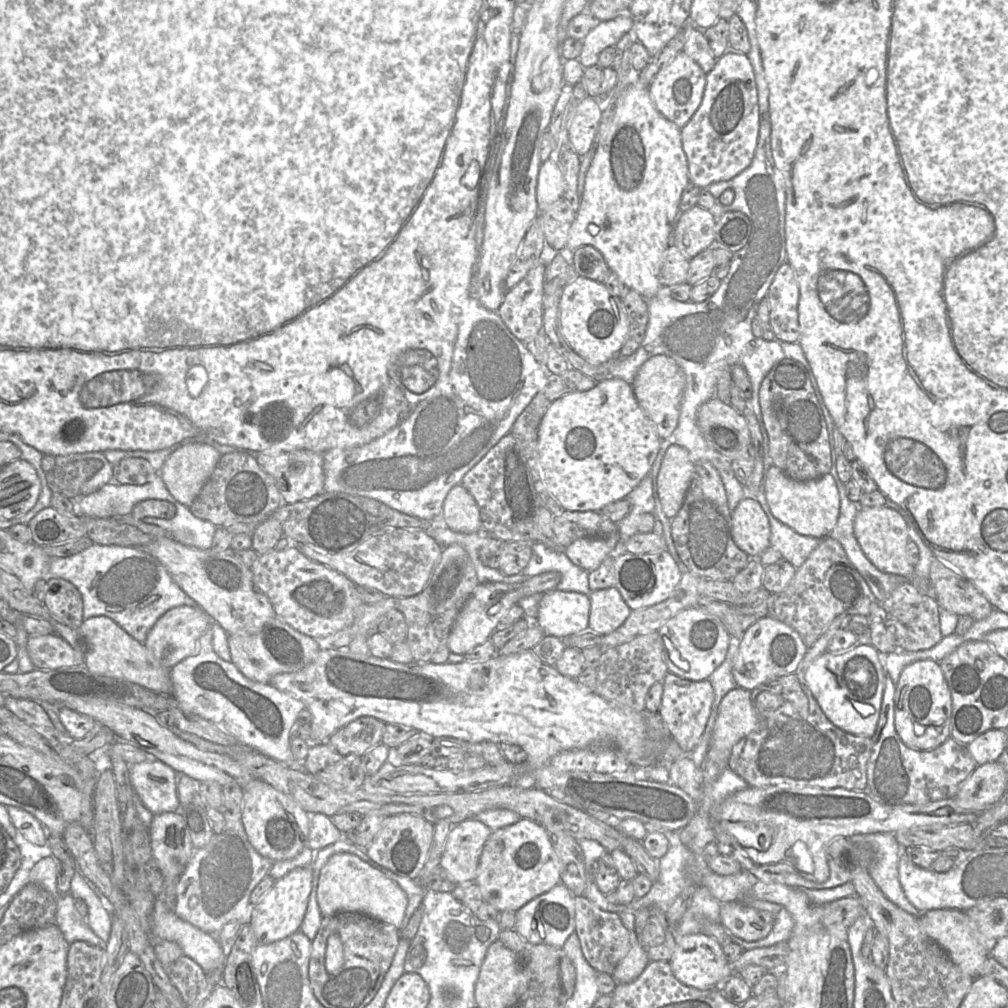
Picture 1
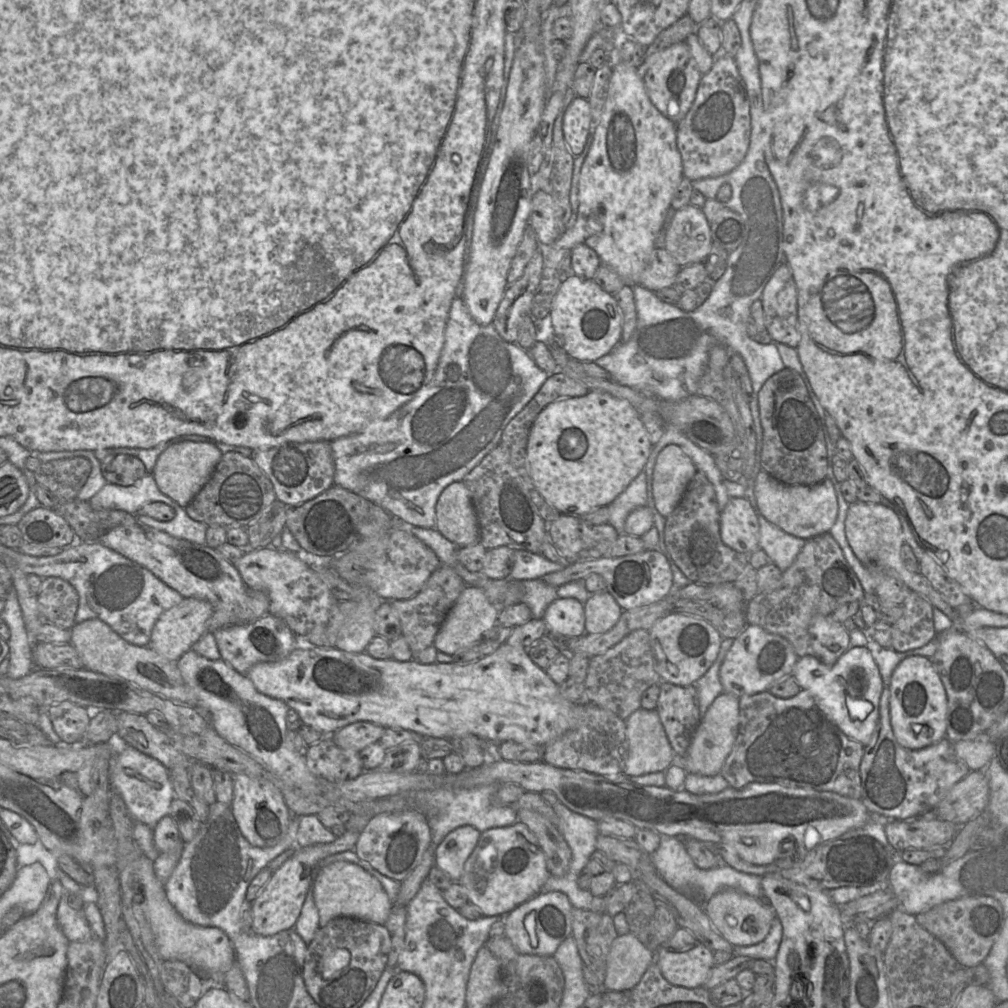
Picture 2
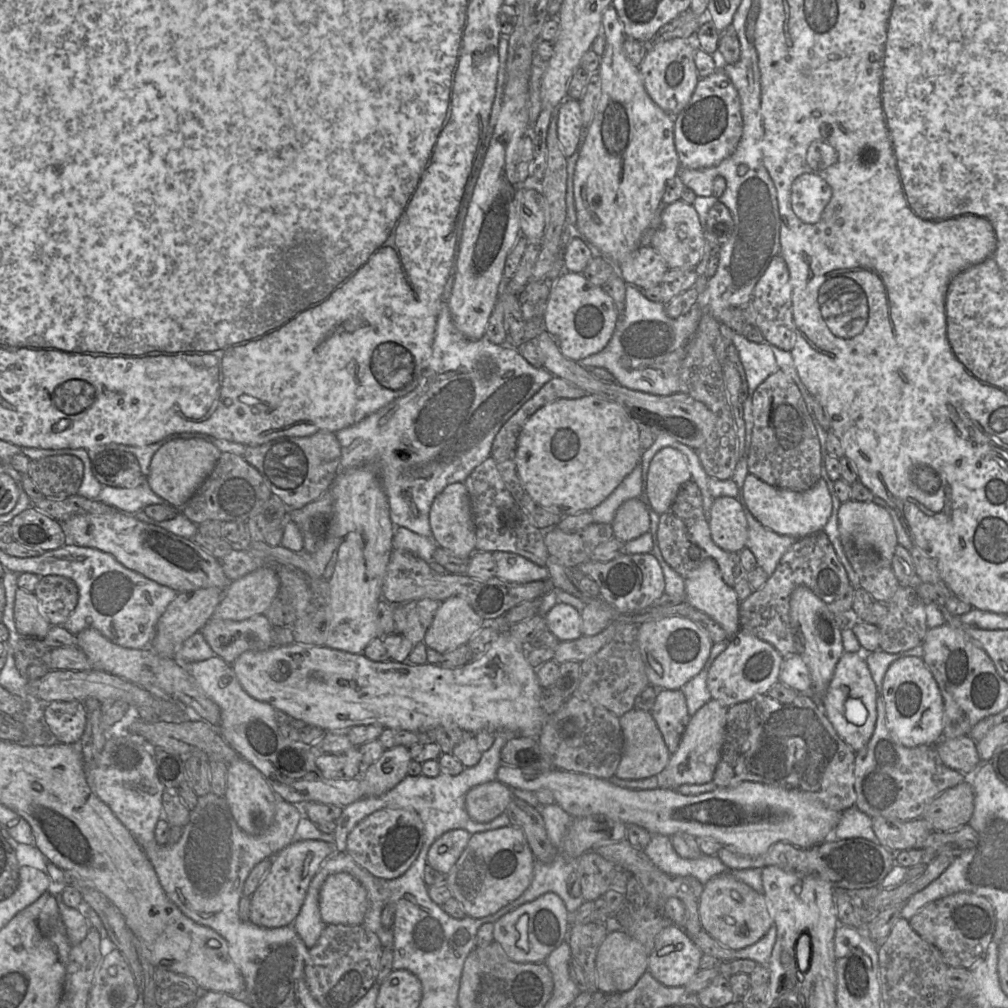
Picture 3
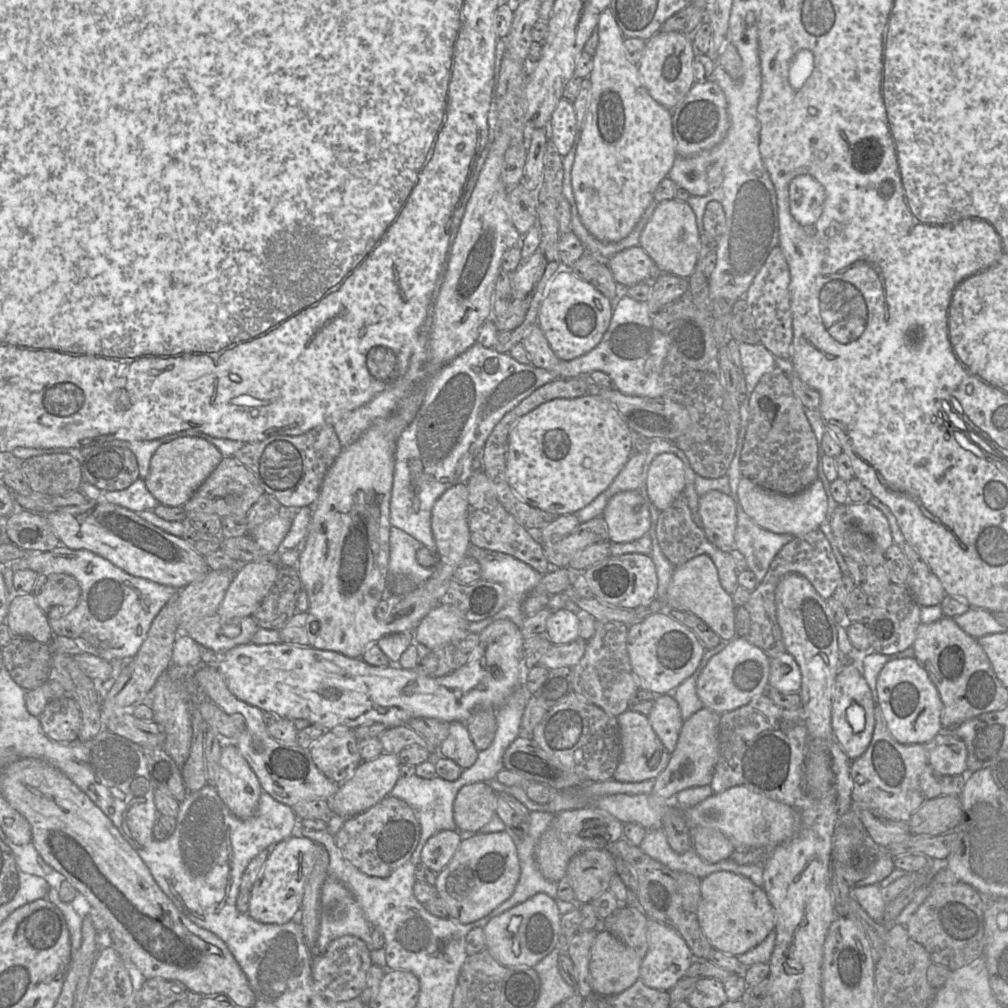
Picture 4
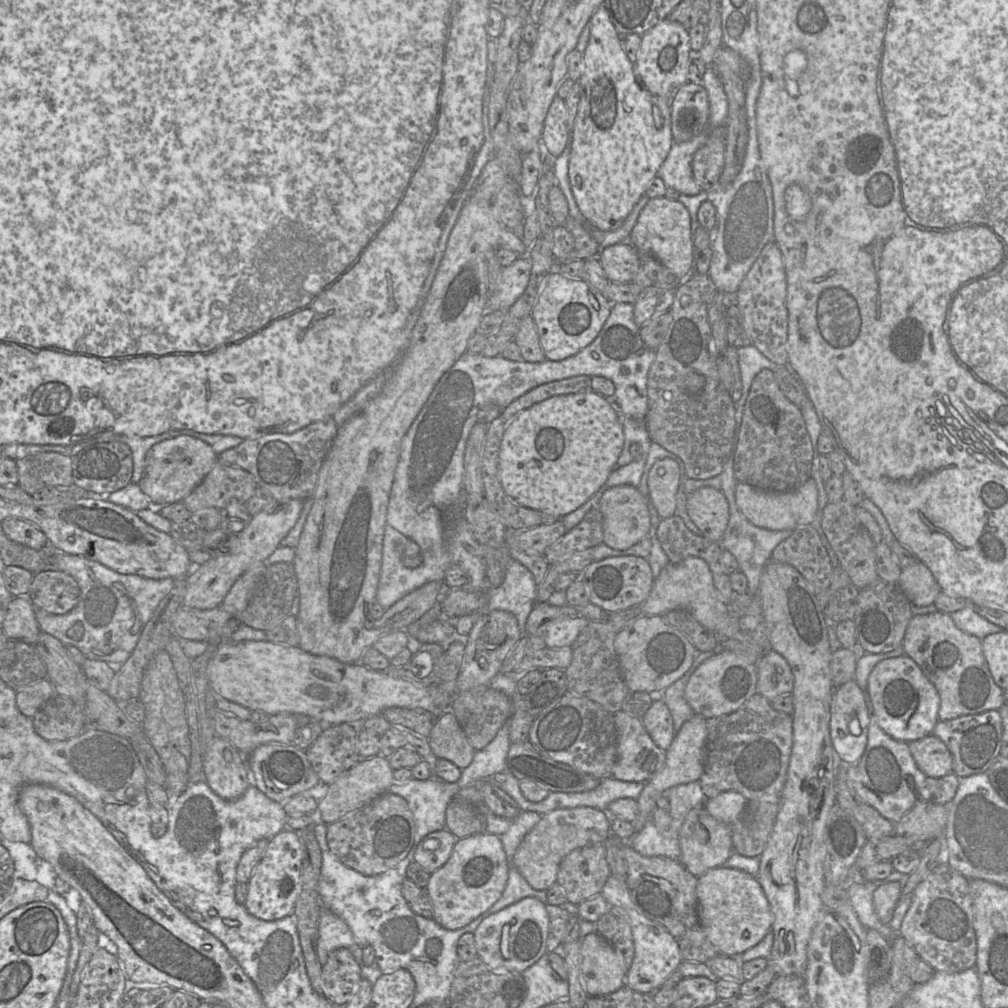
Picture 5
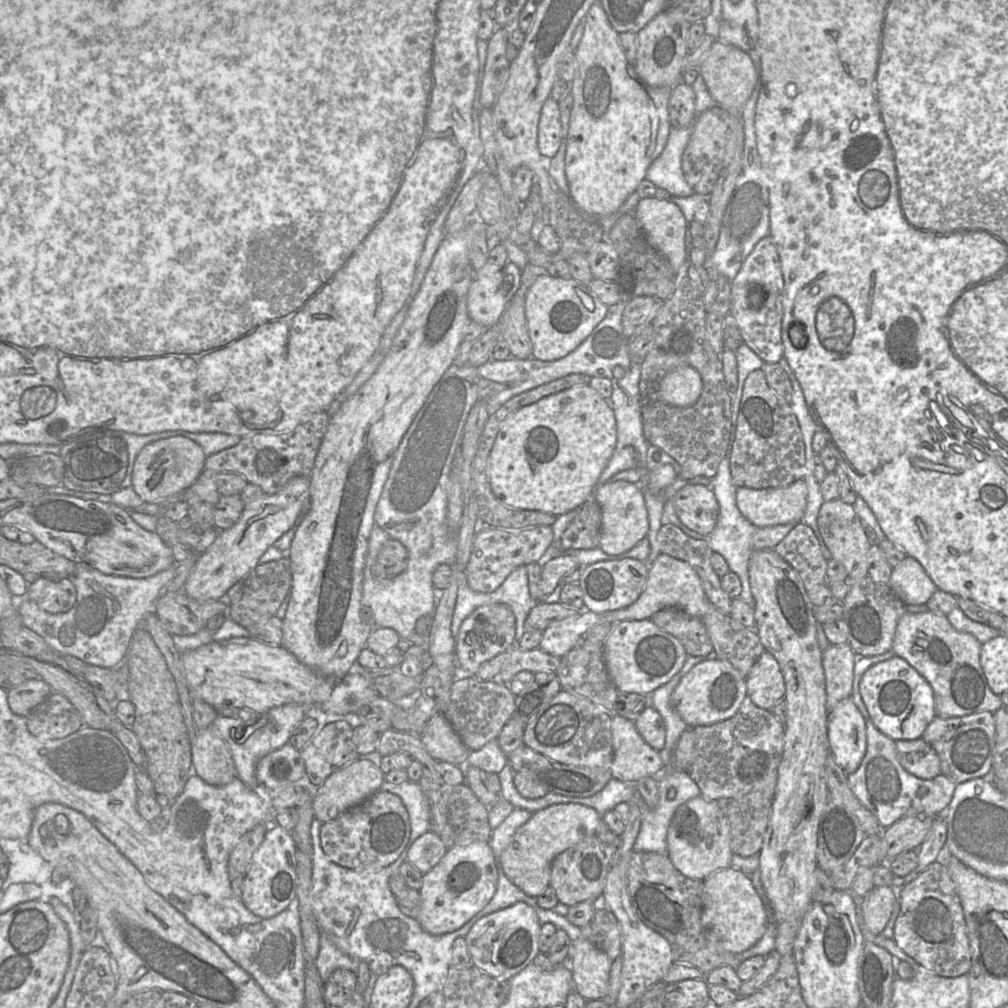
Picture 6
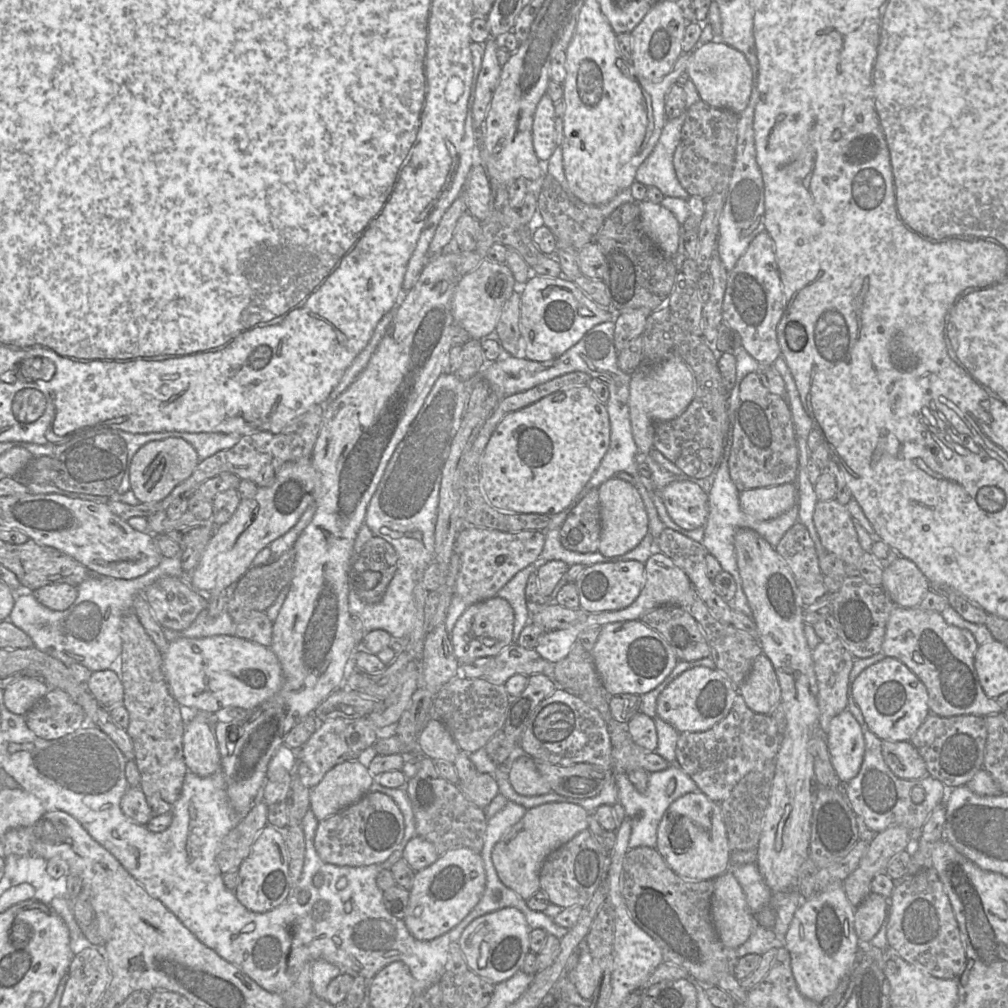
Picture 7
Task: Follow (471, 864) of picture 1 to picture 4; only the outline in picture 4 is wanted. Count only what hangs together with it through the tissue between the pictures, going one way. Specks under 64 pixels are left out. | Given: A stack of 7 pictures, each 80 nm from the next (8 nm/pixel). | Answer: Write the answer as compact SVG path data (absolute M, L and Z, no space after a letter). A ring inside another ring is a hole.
M442 830L428 838L421 851L421 863L435 873L440 872L452 859L461 843L457 830Z

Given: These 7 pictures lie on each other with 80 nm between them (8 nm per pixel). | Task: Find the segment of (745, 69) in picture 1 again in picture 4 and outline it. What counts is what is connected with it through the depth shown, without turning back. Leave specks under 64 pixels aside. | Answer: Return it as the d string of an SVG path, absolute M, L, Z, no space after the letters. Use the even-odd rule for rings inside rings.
M711 79L695 82L671 114L675 151L681 157L691 157L717 146L730 127L726 96L720 86Z

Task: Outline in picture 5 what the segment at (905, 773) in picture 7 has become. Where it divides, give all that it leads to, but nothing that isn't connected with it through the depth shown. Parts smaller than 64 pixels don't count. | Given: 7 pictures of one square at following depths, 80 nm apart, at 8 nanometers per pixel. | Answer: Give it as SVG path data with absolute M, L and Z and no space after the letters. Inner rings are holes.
M935 735L911 741L908 746L916 765L925 775L942 777L952 773L952 755Z

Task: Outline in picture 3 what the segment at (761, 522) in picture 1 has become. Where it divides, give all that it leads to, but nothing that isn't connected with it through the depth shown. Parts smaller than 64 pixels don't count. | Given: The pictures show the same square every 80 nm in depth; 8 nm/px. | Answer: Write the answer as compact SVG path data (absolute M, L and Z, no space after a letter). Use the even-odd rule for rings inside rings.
M734 497L714 498L707 516L713 542L728 552L746 548L748 525L742 504Z

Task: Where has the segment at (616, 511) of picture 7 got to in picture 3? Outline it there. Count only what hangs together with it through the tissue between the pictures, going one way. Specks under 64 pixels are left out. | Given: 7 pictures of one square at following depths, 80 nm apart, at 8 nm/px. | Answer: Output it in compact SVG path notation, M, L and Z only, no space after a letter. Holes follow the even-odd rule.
M640 498L624 502L611 523L614 538L629 542L650 531L650 515Z

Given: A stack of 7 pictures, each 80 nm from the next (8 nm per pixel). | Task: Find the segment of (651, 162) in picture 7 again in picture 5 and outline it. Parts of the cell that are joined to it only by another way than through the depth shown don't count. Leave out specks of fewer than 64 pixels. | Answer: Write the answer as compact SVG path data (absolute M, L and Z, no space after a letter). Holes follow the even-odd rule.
M707 131L694 136L685 142L673 142L671 149L660 166L657 177L661 178L669 188L680 194L696 195L701 188L695 182L692 173L692 158L695 152L707 141Z

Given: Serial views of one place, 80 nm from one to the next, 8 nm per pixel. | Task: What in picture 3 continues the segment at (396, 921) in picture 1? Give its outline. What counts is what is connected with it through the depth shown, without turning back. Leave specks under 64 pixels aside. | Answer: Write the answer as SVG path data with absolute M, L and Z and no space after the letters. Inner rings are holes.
M346 872L329 875L319 891L324 924L361 925L368 910L365 888Z

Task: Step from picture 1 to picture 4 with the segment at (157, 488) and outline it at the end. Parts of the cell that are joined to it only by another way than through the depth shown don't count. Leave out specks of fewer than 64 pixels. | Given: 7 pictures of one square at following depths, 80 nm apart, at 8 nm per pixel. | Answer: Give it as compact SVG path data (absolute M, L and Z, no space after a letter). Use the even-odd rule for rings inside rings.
M138 478L128 488L120 491L102 491L105 501L127 508L133 512L154 510L158 500L149 492L145 479Z

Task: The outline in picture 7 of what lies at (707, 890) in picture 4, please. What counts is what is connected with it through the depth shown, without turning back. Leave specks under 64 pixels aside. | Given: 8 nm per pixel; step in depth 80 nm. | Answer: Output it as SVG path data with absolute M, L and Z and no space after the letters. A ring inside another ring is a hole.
M730 871L713 880L711 920L720 941L737 949L748 940L754 915L750 912L745 894Z

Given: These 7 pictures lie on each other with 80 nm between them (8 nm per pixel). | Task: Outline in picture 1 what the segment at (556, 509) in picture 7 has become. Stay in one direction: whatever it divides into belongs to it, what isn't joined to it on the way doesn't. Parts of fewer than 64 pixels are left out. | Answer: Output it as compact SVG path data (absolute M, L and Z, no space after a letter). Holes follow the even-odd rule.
M608 378L590 390L568 393L550 405L538 429L534 483L540 481L563 510L601 511L611 503L624 500L649 475L661 441L654 424L638 404L632 385L620 378Z

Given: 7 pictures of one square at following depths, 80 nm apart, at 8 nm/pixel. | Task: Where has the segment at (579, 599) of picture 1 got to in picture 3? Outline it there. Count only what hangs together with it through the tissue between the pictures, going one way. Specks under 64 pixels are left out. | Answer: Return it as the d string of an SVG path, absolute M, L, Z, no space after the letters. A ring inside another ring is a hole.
M557 603L545 616L547 630L560 642L576 640L582 636L581 613L573 606Z

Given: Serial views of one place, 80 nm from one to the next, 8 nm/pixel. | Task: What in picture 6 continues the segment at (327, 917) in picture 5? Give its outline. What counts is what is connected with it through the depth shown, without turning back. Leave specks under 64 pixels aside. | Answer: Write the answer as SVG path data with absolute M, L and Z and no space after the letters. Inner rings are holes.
M320 932L319 951L315 965L323 982L338 968L356 972L359 962L359 960L339 950L326 935Z

